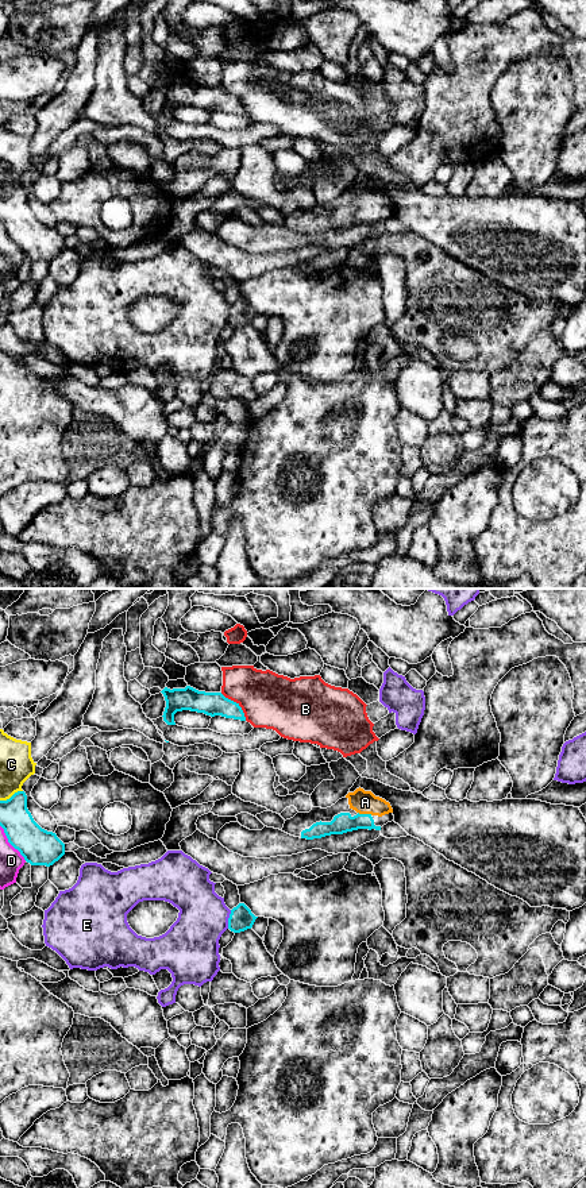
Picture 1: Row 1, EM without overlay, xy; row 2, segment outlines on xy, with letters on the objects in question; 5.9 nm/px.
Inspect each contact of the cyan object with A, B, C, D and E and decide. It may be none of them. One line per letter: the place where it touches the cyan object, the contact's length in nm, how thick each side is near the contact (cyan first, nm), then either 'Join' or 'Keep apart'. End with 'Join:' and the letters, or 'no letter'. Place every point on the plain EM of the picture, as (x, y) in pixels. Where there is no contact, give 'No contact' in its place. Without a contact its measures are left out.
A: Touches cyan at xy (365, 209). Shared border 90 nm. Thickness 120 nm (cyan) against 140 nm. Join
B: Touches cyan at xy (236, 99). Shared border 220 nm. Thickness 140 nm (cyan) against 320 nm. Keep apart
C: Touches cyan at xy (12, 191). Shared border 150 nm. Thickness 200 nm (cyan) against 200 nm. Keep apart
D: Touches cyan at xy (10, 238). Shared border 260 nm. Thickness 220 nm (cyan) against 140 nm. Keep apart
E: Touches cyan at xy (228, 315). Shared border 110 nm. Thickness 140 nm (cyan) against 300 nm. Keep apart
Join: A

